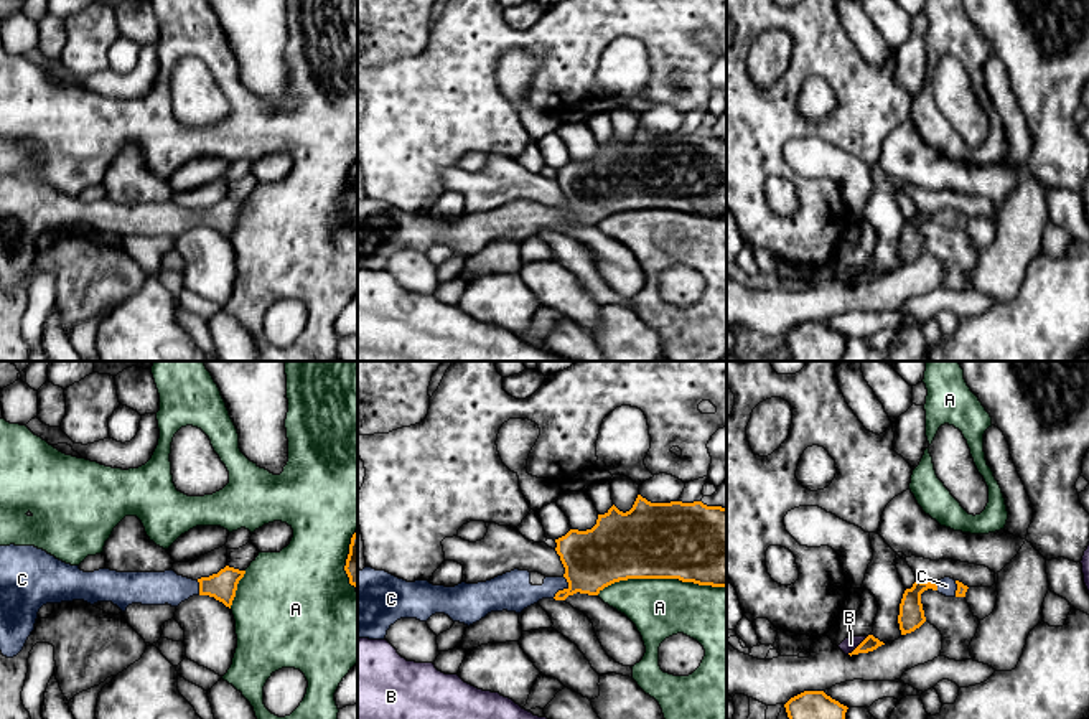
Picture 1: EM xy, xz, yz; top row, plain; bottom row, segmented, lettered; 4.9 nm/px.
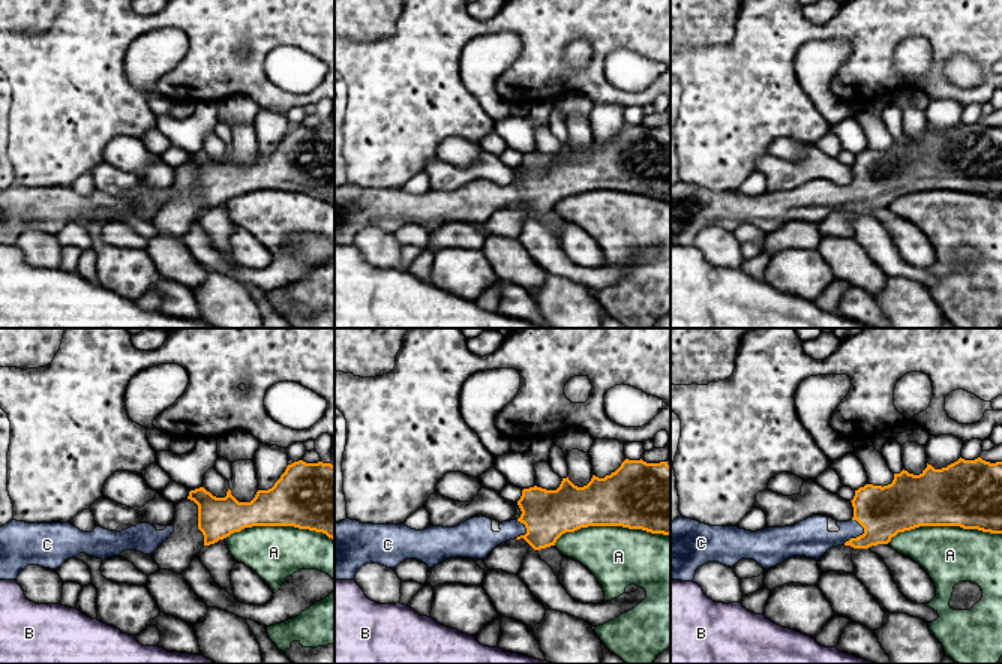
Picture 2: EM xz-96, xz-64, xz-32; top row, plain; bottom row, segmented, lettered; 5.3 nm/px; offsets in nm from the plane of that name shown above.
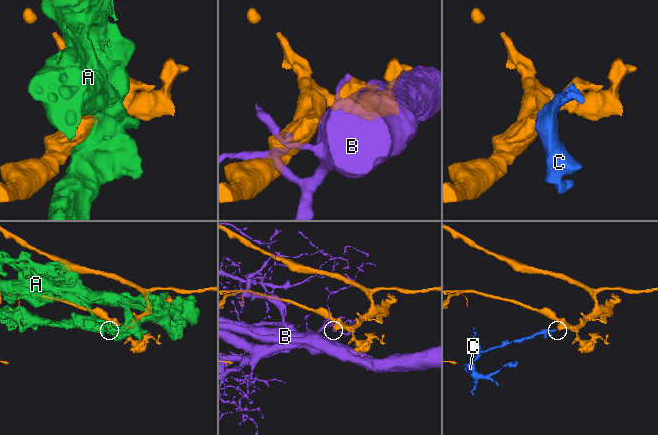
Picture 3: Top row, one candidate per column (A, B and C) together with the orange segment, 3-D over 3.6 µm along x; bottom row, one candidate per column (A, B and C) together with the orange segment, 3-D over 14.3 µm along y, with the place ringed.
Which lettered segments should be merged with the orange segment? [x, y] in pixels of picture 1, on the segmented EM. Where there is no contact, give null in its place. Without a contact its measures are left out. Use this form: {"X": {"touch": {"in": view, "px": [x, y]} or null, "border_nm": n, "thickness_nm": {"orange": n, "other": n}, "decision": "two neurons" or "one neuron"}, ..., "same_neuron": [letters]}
{"A": {"touch": {"in": "xz", "px": [661, 578]}, "border_nm": 650, "thickness_nm": {"orange": 380, "other": 280}, "decision": "two neurons"}, "B": {"touch": {"in": "yz", "px": [859, 645]}, "border_nm": 130, "thickness_nm": {"orange": 70, "other": 70}, "decision": "two neurons"}, "C": {"touch": {"in": "xz", "px": [564, 589]}, "border_nm": 130, "thickness_nm": {"orange": 300, "other": 190}, "decision": "one neuron"}, "same_neuron": ["C"]}

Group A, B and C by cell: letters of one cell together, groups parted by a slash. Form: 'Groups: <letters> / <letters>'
Groups: A / B / C

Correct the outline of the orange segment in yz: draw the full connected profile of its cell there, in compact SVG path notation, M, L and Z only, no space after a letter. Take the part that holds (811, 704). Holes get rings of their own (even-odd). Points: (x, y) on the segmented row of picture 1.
M804 691L791 698L784 707L789 719L845 719L848 709L824 691Z

